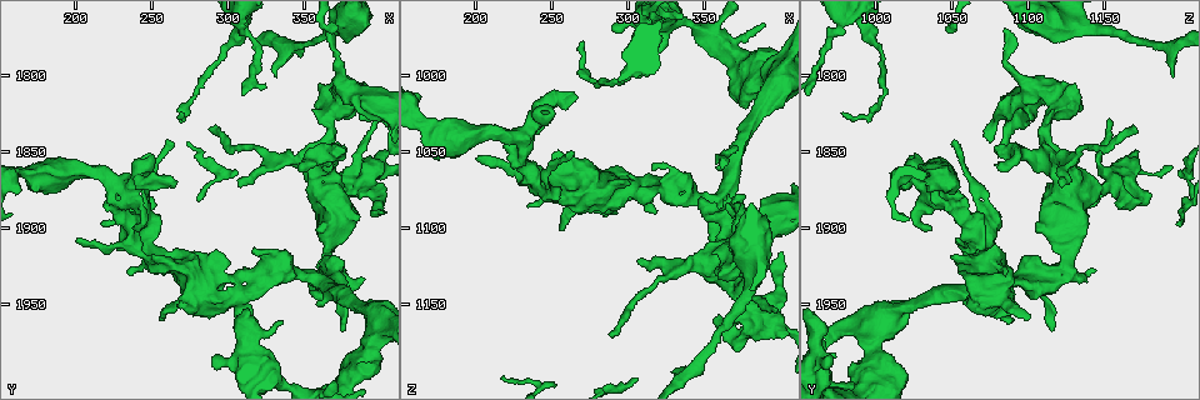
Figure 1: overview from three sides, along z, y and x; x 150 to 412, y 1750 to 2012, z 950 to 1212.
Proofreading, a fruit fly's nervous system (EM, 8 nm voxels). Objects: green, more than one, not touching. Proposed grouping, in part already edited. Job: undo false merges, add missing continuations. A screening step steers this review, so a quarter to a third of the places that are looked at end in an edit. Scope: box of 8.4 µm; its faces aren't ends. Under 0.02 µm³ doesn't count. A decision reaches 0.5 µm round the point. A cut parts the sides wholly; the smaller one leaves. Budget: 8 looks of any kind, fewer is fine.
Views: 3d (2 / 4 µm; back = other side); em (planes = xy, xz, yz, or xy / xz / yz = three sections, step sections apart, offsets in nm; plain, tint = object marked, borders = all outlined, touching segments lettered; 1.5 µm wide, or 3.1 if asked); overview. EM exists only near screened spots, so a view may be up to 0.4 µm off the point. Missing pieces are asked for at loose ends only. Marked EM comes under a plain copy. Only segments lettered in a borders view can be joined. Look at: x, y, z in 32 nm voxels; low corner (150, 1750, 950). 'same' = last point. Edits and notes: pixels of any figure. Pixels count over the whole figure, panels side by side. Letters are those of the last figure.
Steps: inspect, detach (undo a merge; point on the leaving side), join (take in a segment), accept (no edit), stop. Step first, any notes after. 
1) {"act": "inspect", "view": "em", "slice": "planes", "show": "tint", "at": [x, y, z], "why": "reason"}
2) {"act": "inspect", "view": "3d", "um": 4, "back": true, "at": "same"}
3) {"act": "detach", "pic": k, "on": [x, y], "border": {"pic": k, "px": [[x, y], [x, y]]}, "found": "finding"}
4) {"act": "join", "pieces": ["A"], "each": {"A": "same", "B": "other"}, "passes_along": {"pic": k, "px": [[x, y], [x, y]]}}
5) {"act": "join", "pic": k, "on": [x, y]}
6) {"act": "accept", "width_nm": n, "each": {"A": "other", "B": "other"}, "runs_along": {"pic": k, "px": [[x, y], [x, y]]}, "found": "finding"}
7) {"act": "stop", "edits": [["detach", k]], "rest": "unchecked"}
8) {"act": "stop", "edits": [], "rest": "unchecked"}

{"act": "inspect", "view": "3d", "um": 2, "at": [318, 1960, 1090], "why": "free end"}

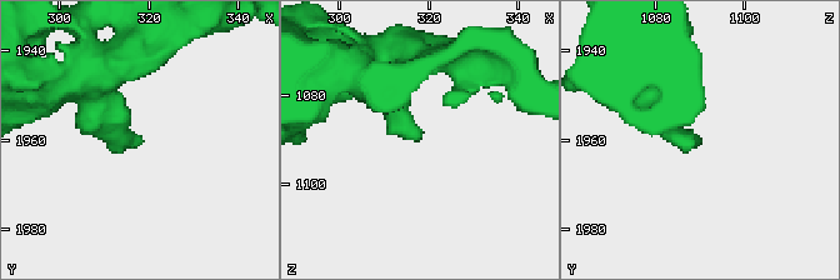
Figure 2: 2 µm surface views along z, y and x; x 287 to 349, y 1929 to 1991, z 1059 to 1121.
{"act": "inspect", "view": "em", "slice": "planes", "show": "borders", "at": [317, 1959, 1090]}

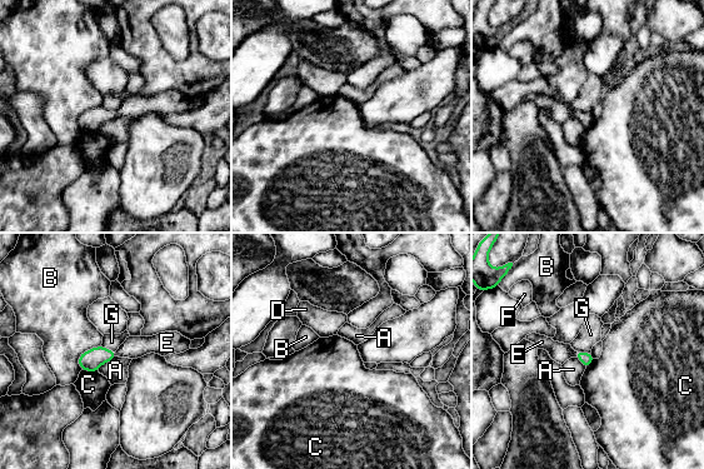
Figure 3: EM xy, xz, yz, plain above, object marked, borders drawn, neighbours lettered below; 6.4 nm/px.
{"act": "accept", "each": {"A": "other", "B": "other", "C": "other", "D": "other", "E": "other", "F": "other", "G": "other"}, "border": {"pic": 3, "px": [[577, 350], [590, 353]]}, "found": "no lettered segment goes on from it"}

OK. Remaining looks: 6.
{"act": "inspect", "view": "3d", "um": 4, "at": [378, 1870, 1154], "why": "four-way junction"}

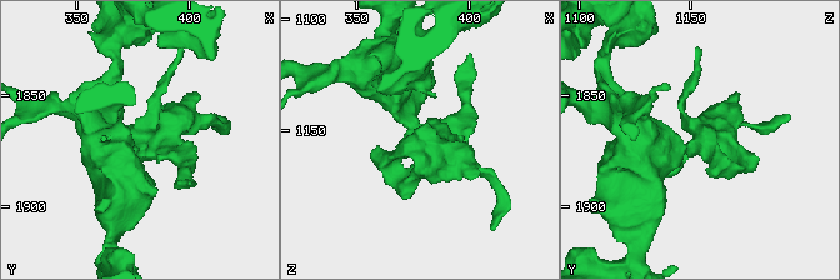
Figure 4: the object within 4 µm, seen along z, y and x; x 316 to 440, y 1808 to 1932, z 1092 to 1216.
{"act": "inspect", "view": "em", "slice": "yz", "step": 4, "show": "borders", "at": [380, 1871, 1156], "why": "shape alone is not enough"}

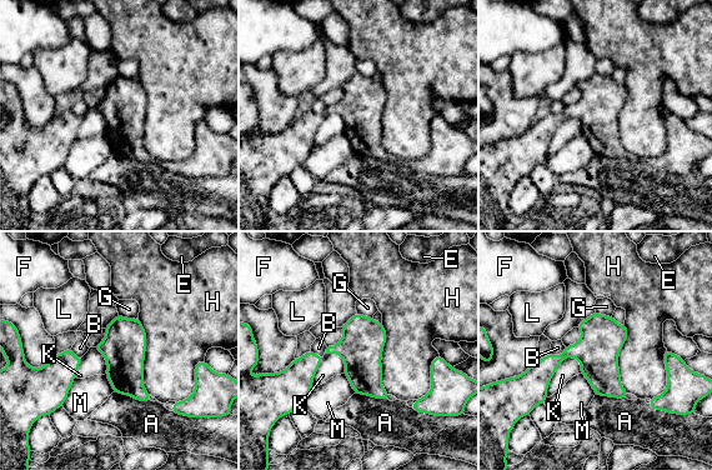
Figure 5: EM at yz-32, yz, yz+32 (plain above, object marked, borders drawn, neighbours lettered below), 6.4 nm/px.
{"act": "inspect", "view": "em", "slice": "planes", "show": "borders", "at": "same"}

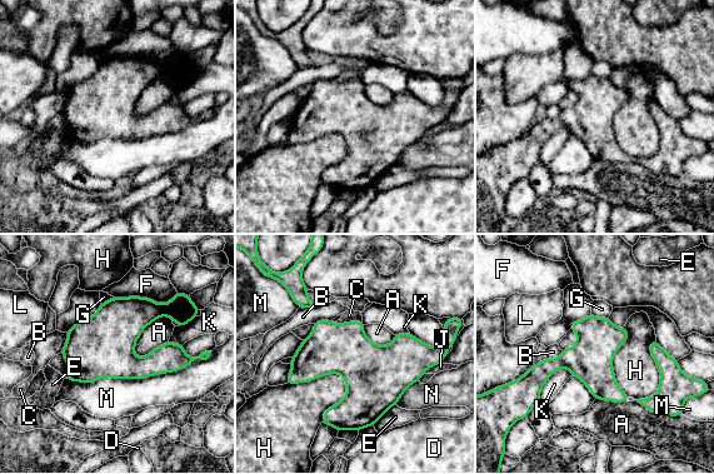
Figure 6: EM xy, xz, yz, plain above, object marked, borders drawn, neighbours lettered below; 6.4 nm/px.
{"act": "accept", "width_nm": 360, "each": {"A": "other", "B": "other", "C": "other", "D": "other", "E": "other", "F": "other", "G": "other", "H": "other", "J": "other", "K": "other", "L": "other", "M": "other", "N": "other"}, "border": {"pic": 6, "px": [[173, 320], [153, 320], [134, 354]]}, "found": "all the same neuron"}

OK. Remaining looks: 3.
{"act": "inspect", "view": "em", "slice": "planes", "show": "borders", "at": [374, 1850, 1080], "why": "free end"}

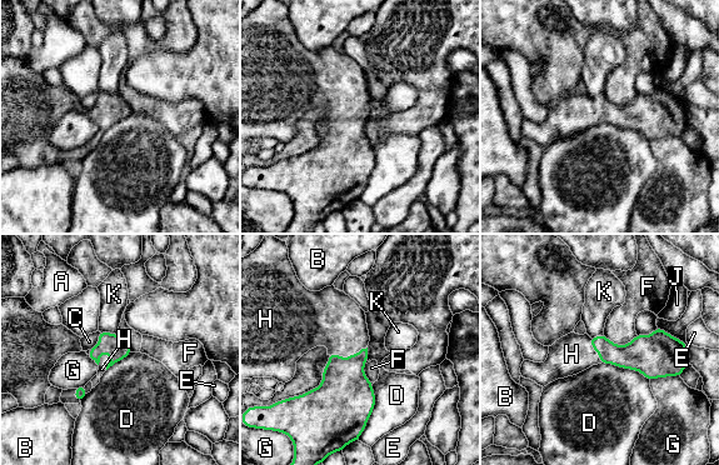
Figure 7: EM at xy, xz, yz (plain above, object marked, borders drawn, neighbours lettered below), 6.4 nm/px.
{"act": "join", "pieces": ["H"], "longest_contact_nm": ["G", 400], "each": {"A": "other", "B": "other", "C": "other", "D": "other", "E": "other", "F": "other", "G": "other", "H": "same", "J": "other", "K": "other"}, "found": "it goes on there"}

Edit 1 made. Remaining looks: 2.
{"act": "stop", "edits": [["join", 7]], "rest": "unchecked"}

